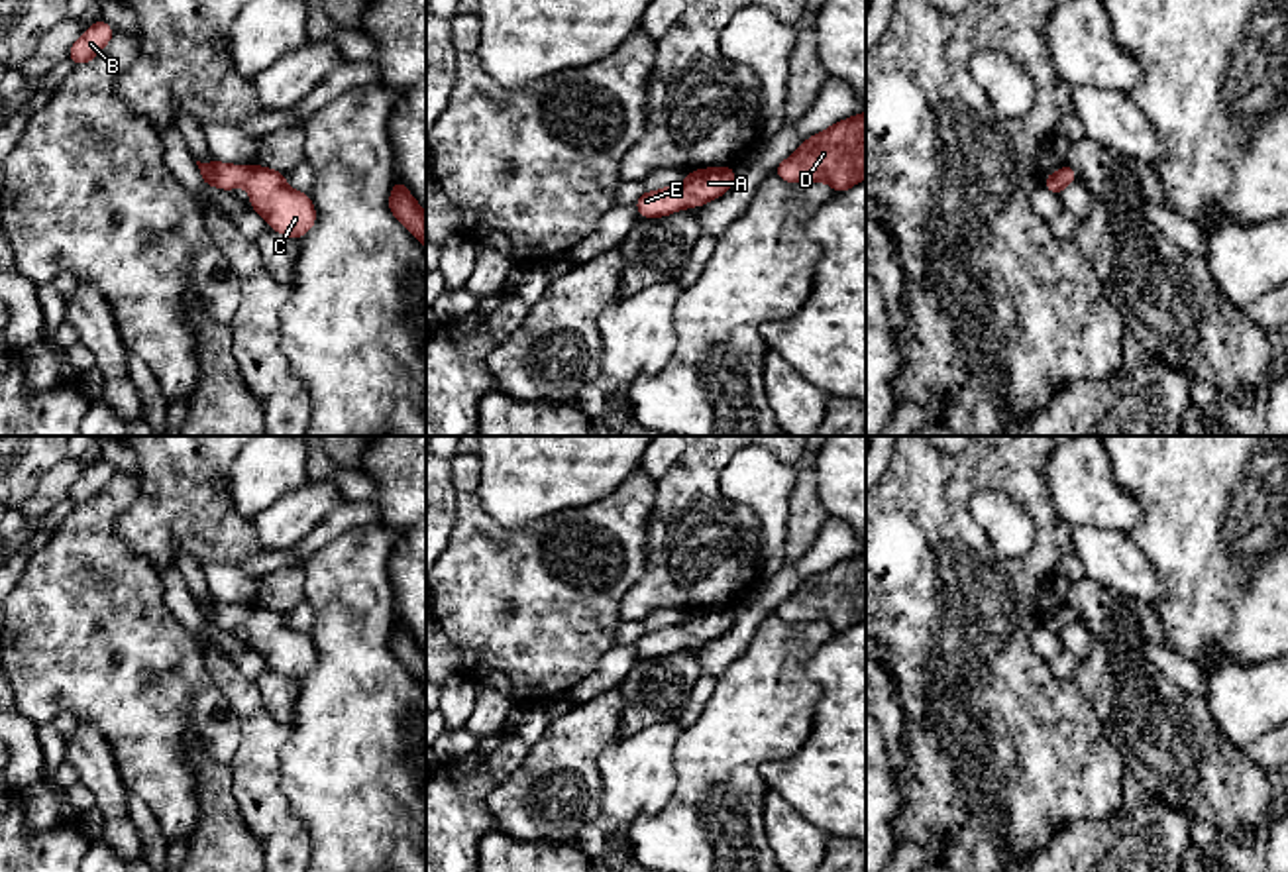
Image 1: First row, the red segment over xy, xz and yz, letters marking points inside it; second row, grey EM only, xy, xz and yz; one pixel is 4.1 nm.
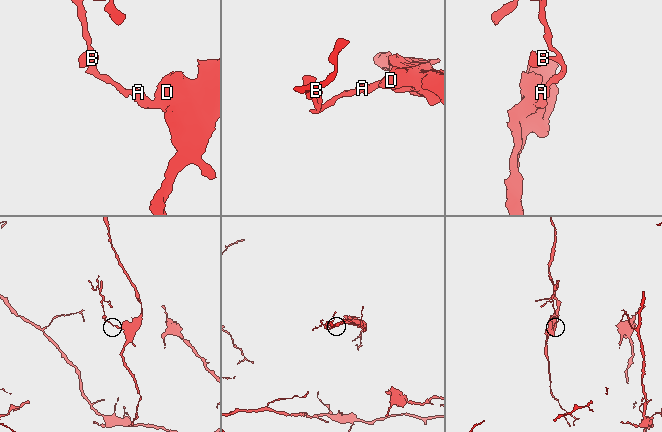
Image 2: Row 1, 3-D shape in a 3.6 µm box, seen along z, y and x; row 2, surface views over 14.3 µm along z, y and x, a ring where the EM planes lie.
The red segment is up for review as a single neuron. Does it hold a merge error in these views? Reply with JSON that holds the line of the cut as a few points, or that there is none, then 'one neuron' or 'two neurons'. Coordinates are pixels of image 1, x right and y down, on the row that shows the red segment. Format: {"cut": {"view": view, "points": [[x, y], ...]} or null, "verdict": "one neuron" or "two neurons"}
{"cut": null, "verdict": "one neuron"}

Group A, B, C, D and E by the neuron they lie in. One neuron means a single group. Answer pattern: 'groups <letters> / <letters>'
groups A B C D E

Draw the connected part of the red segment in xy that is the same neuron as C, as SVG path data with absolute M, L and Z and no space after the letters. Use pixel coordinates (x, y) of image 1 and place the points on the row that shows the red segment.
M216 159L208 165L196 161L196 165L204 185L222 191L245 187L253 210L279 234L298 240L316 224L316 210L308 192L293 191L281 171L259 165L218 163Z

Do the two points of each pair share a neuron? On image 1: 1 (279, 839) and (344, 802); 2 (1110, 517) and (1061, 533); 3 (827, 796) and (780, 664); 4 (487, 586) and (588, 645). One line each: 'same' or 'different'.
1: different
2: different
3: different
4: same

